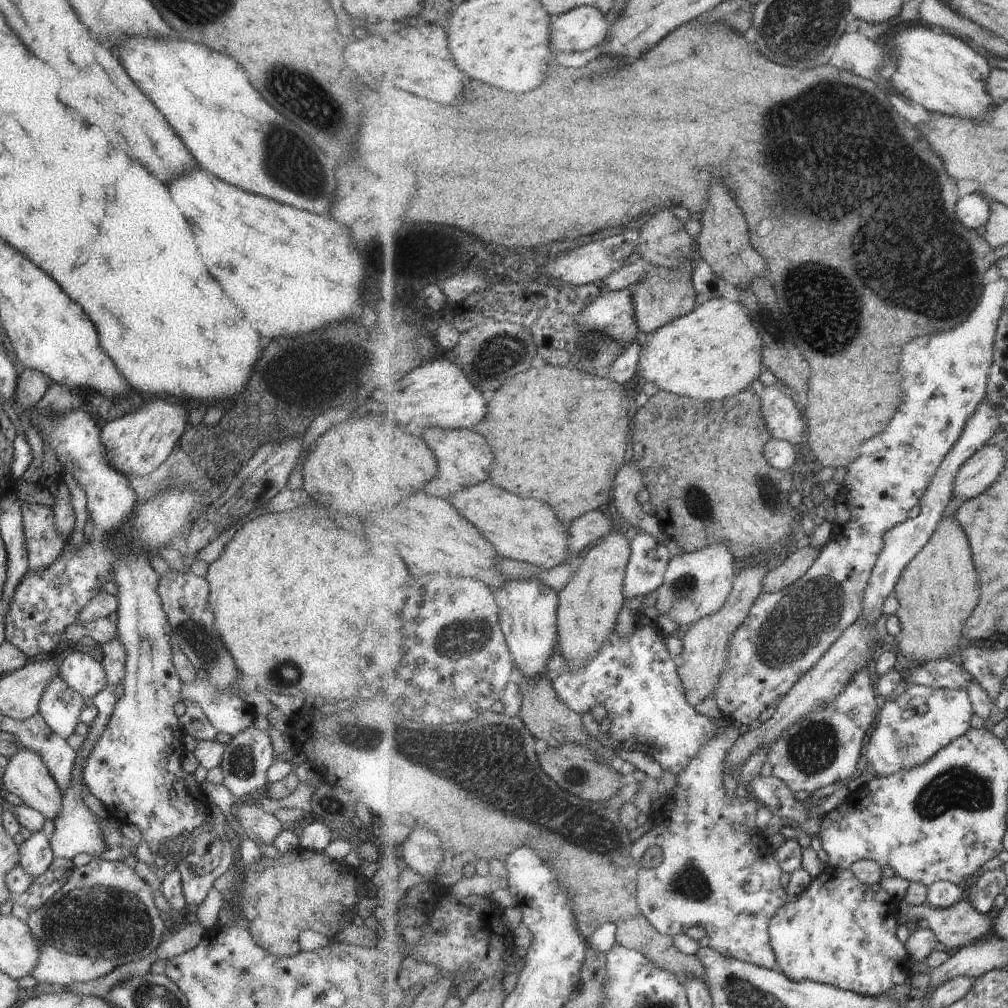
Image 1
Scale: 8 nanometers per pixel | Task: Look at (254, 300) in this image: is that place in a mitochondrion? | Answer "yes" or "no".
no

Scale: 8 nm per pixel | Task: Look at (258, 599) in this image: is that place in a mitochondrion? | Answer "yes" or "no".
no

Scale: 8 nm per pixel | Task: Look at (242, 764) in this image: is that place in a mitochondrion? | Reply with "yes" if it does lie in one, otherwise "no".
yes

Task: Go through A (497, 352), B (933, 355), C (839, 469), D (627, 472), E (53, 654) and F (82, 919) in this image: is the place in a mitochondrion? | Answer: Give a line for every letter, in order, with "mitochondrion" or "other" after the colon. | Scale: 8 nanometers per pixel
A: mitochondrion
B: other
C: other
D: other
E: other
F: mitochondrion

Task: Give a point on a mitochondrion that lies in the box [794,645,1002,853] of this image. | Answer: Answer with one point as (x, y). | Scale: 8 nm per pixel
(959, 786)

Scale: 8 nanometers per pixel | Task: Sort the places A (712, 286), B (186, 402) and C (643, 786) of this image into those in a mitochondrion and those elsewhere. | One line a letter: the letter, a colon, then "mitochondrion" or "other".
A: other
B: other
C: other

